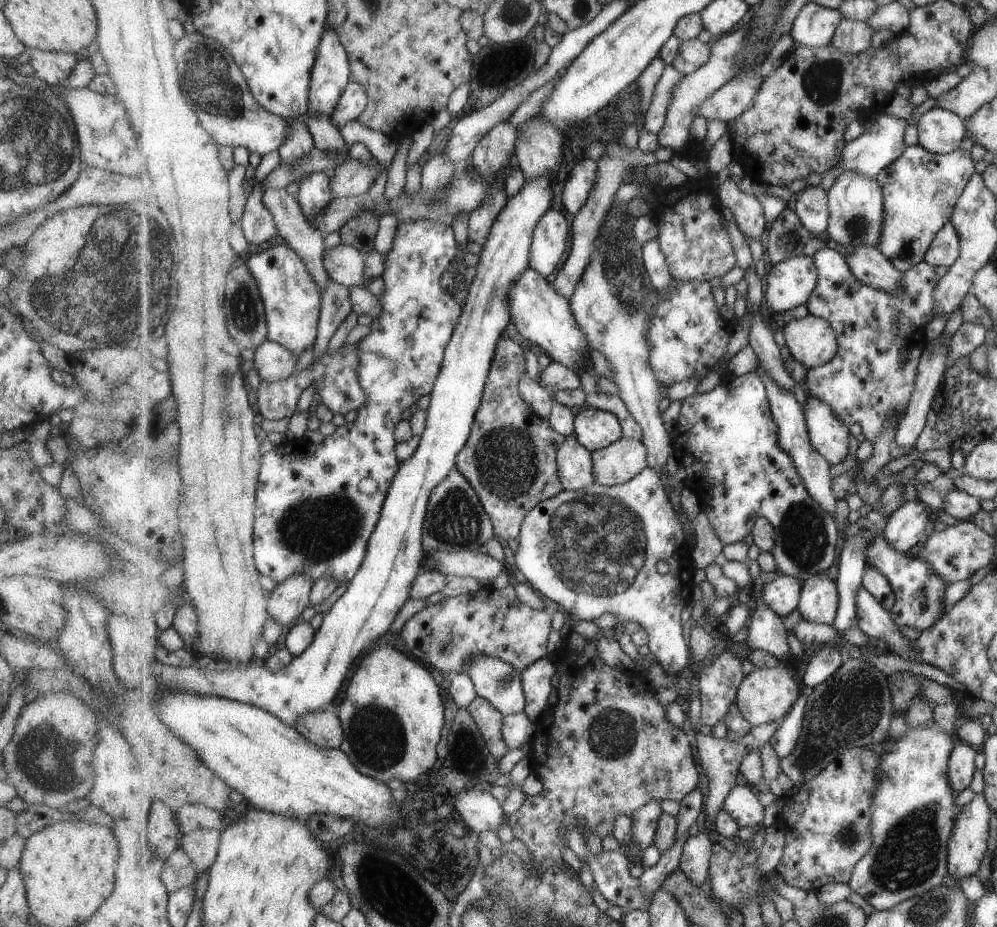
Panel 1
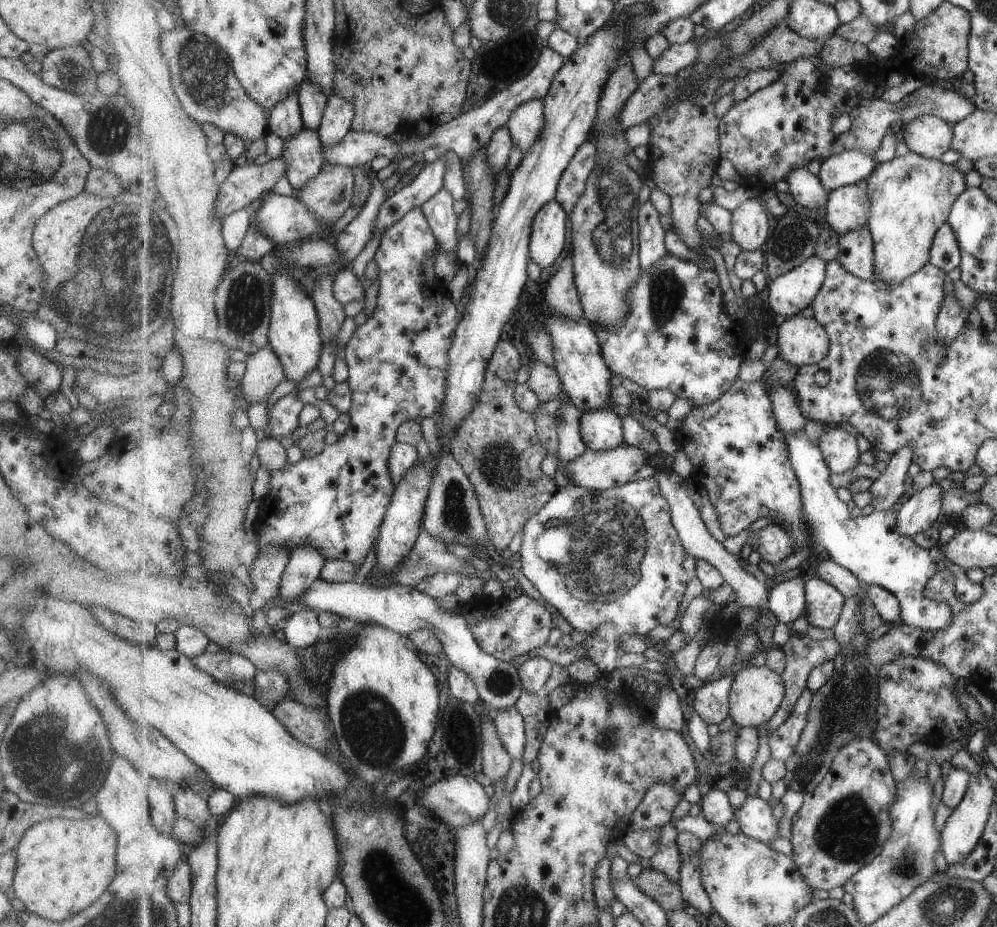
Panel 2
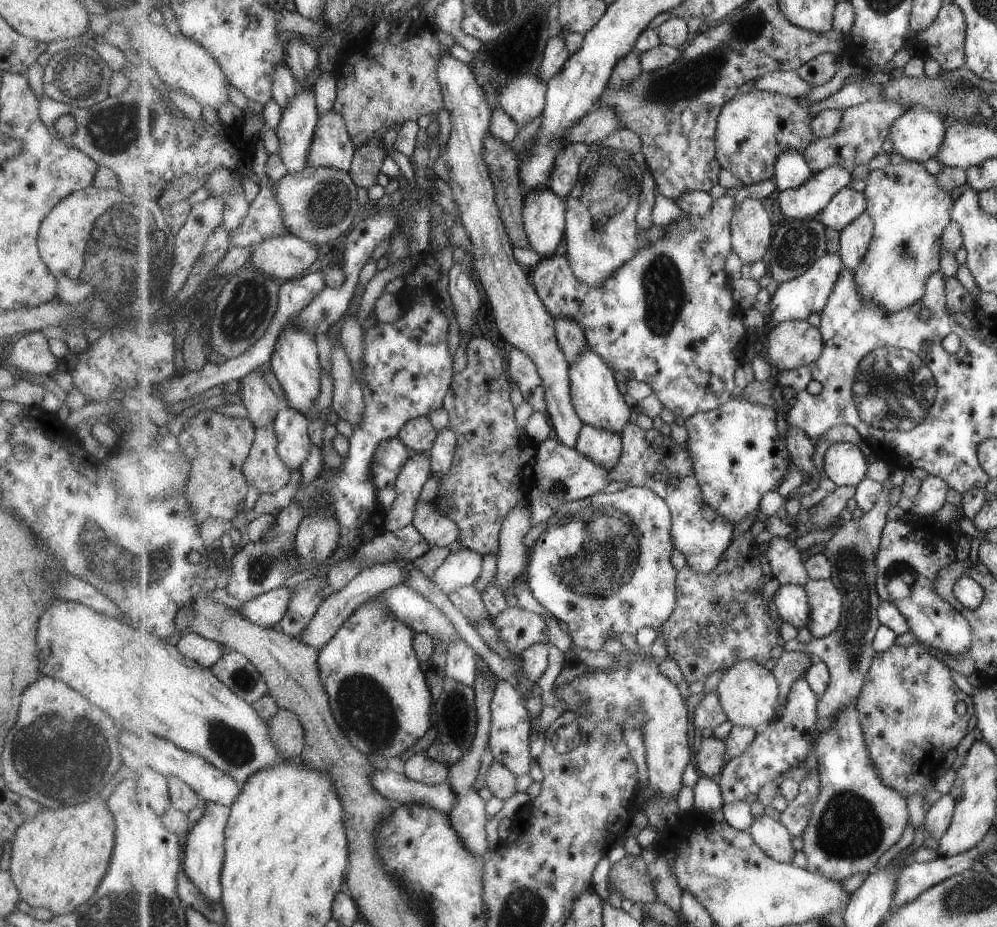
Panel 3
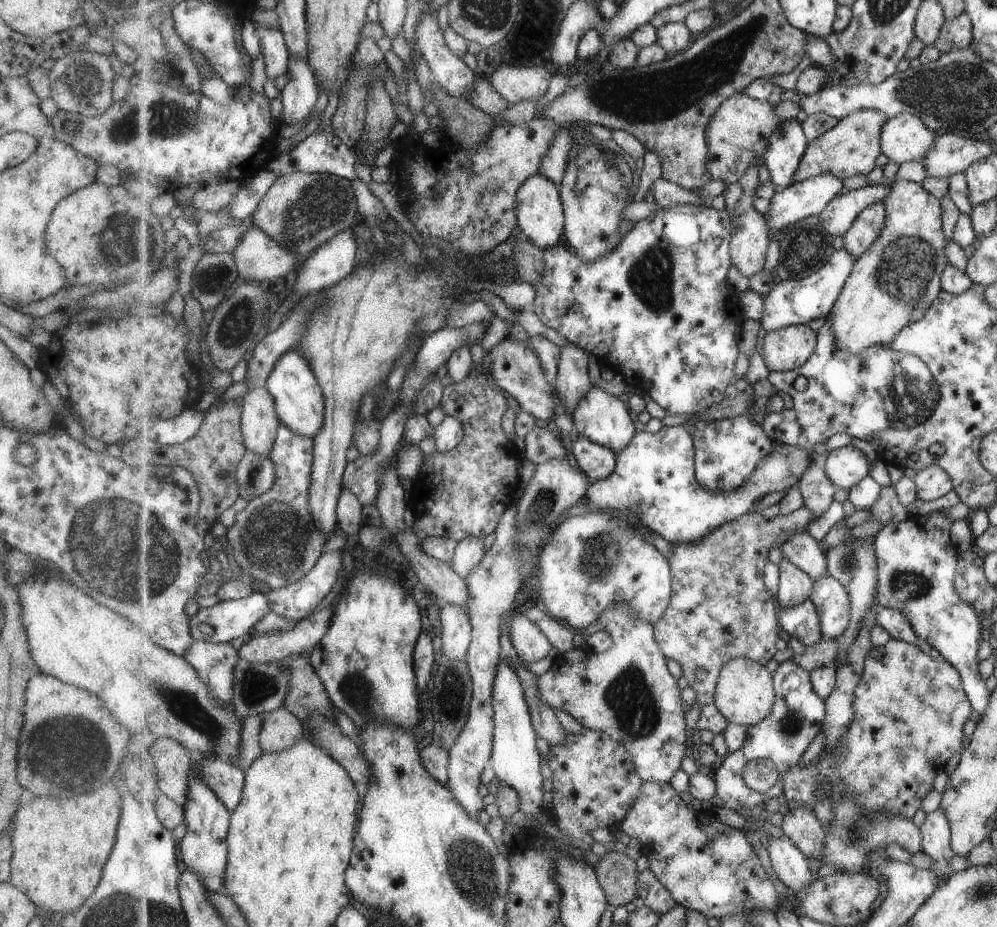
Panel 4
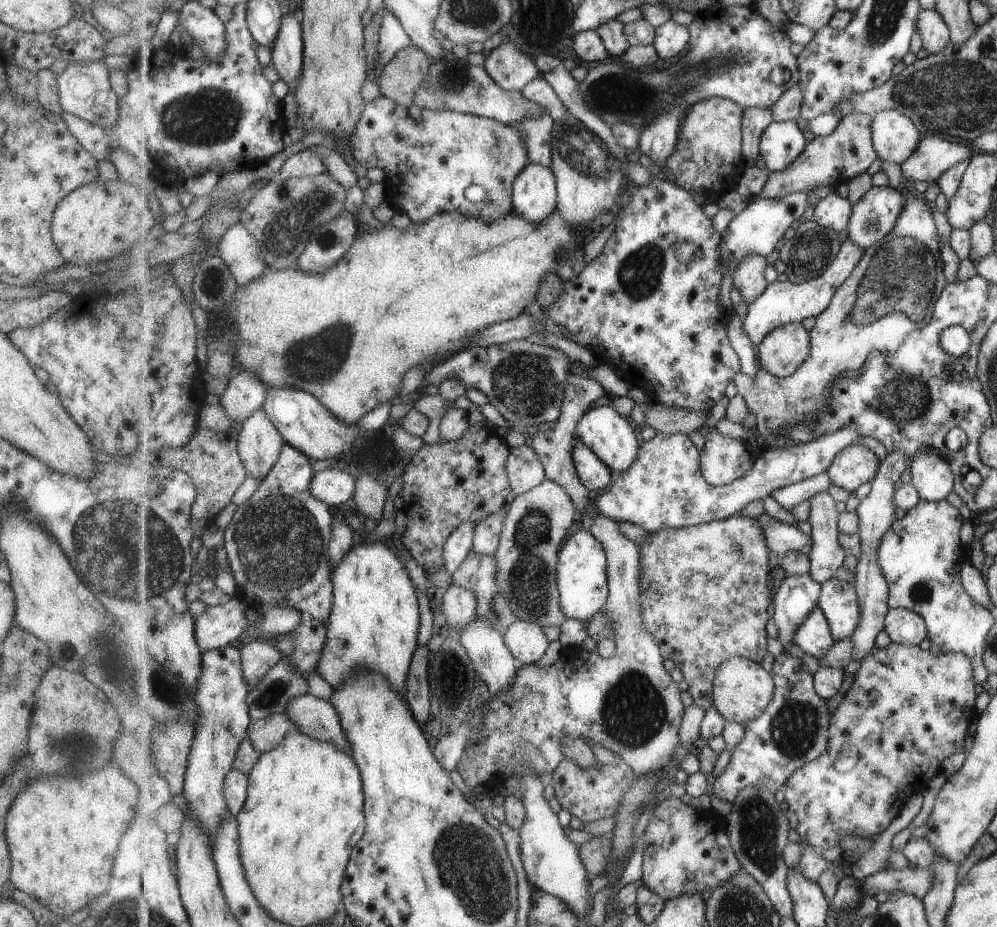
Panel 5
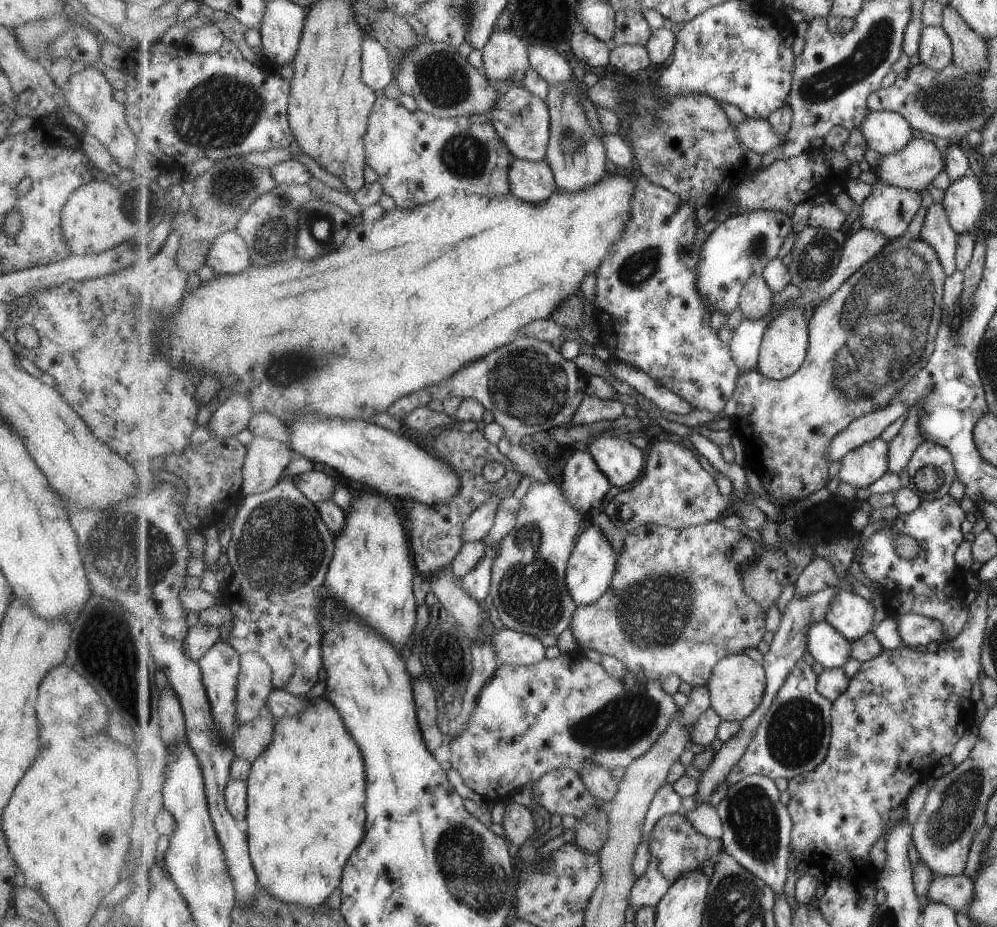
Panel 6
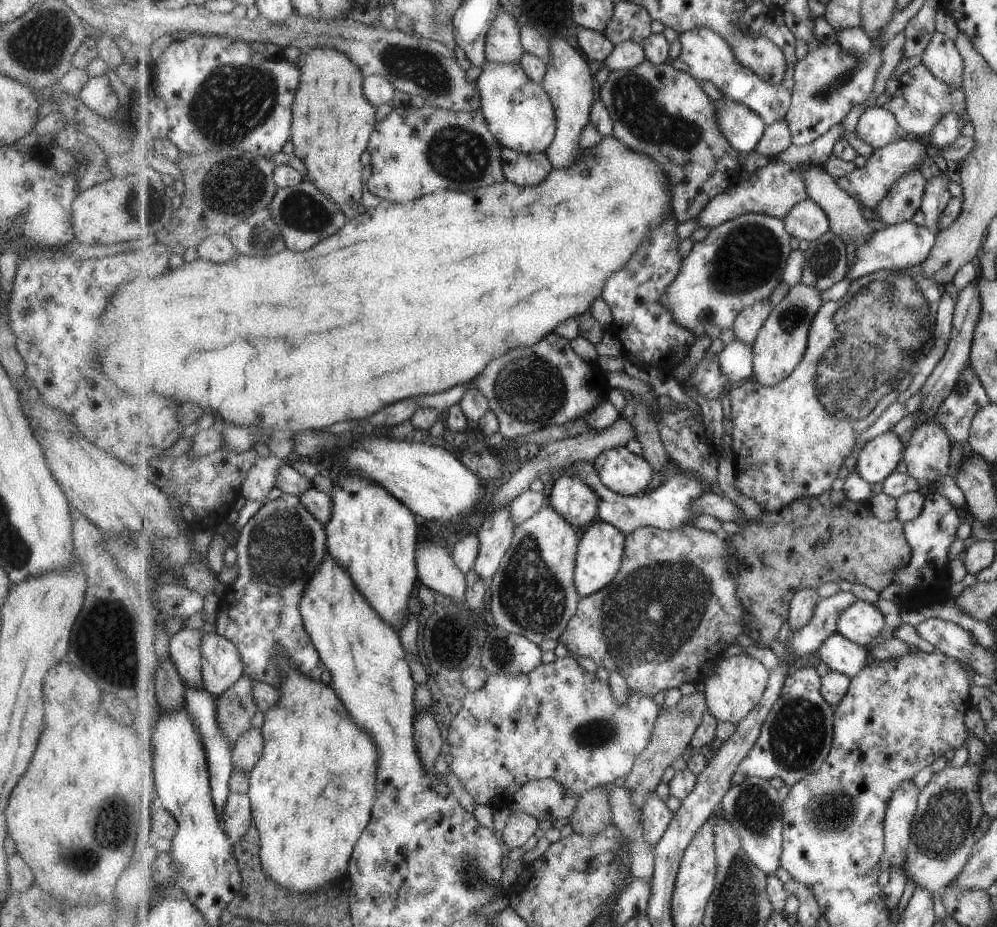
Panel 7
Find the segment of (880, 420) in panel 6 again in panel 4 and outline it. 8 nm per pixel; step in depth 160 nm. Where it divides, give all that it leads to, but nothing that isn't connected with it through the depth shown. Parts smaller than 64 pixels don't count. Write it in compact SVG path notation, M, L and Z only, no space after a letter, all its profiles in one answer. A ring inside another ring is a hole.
M685 424L674 427L662 426L656 433L649 433L640 428L627 448L618 454L618 463L614 474L605 480L592 482L586 497L592 506L601 509L628 509L629 511L638 509L638 514L646 526L671 544L694 543L705 539L722 524L733 522L736 518L753 510L754 505L766 494L789 490L791 486L795 486L797 482L800 482L815 458L821 459L813 449L775 443L773 452L759 463L757 471L750 476L749 483L745 483L734 491L714 493L697 480L696 446L694 445L694 437L687 432Z

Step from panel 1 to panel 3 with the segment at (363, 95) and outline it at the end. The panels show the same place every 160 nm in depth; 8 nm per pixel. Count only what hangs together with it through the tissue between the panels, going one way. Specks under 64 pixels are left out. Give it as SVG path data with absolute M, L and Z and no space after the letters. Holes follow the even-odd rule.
M333 110L319 119L309 147L308 164L349 173L356 150L346 118Z

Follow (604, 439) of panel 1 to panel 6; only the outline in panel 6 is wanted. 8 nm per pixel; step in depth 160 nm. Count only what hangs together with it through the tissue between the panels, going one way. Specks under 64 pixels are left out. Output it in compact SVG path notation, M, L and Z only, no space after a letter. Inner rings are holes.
M574 450L563 471L561 489L582 516L589 515L605 500L609 488L609 478L599 468L591 452Z

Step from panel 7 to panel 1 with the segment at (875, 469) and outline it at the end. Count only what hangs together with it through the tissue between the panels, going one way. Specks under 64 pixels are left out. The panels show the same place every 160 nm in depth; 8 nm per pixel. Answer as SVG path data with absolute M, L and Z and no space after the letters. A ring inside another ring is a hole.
M806 391L803 405L806 421L814 447L831 464L839 464L849 456L851 436L856 432L834 410L830 404L811 397Z

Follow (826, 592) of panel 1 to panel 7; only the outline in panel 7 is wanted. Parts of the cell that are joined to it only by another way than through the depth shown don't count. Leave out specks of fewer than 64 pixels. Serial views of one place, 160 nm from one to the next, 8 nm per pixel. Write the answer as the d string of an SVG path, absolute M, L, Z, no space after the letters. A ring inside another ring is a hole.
M859 600L839 616L838 632L848 640L867 647L886 629L885 616L879 606Z

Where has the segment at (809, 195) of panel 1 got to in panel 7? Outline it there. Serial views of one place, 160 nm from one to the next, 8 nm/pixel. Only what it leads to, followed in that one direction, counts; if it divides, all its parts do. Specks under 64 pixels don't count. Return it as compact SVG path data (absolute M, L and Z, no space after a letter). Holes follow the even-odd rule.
M715 102L718 109L719 127L740 152L756 151L768 128L766 121L757 112L747 108L745 104L729 102Z

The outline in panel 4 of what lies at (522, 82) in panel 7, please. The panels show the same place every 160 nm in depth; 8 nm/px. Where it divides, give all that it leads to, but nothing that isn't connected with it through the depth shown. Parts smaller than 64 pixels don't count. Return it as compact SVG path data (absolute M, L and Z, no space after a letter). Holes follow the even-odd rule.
M565 127L558 132L558 135L555 135L554 143L551 143L550 150L547 150L540 166L540 173L549 180L555 181L559 186L564 179L568 160L573 151L571 146L573 146L573 138Z

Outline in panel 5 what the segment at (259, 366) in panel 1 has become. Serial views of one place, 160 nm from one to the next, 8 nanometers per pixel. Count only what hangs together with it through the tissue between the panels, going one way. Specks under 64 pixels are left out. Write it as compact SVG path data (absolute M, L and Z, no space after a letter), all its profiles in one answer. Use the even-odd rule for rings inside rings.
M263 408L255 410L242 423L238 438L239 453L248 476L263 481L278 464L286 444L281 432L271 422Z

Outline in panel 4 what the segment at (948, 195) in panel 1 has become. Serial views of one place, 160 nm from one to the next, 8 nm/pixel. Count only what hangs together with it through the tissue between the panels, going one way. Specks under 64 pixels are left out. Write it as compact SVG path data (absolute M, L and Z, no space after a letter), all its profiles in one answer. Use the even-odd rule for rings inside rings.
M897 180L892 191L884 198L887 207L886 225L882 235L871 248L858 258L846 287L837 299L828 318L832 322L838 347L856 355L874 345L887 346L908 324L921 320L929 307L943 291L942 276L945 270L943 237L943 208L939 197L931 194L923 183Z

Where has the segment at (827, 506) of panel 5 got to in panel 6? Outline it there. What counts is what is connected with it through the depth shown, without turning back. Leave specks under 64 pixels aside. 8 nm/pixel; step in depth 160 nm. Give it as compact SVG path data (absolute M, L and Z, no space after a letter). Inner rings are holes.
M816 557L810 567L803 572L795 585L797 596L809 596L827 588L839 588L850 591L851 588L845 580L838 580L835 568L824 558Z

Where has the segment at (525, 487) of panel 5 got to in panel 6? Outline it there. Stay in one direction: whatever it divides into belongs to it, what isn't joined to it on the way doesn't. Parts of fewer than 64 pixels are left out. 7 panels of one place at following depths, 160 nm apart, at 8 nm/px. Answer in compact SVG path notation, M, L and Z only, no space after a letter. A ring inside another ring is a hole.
M522 336L507 347L491 352L490 356L467 364L466 368L461 368L459 373L455 372L455 375L449 376L447 380L441 380L438 384L431 384L431 386L421 388L418 392L411 392L411 395L403 396L389 408L388 413L405 420L411 412L415 411L415 408L426 406L433 399L444 402L449 396L459 396L463 400L473 398L473 400L481 402L486 410L491 411L496 418L496 423L503 427L505 435L498 442L498 446L511 460L513 470L522 477L531 478L531 481L547 483L552 481L552 478L549 478L549 472L541 466L541 462L538 460L539 452L533 446L523 446L521 438L525 438L527 435L532 437L536 432L550 432L553 428L571 423L575 412L582 407L587 382L588 376L577 368L577 364L573 360L567 360L560 350L555 350L551 342Z

